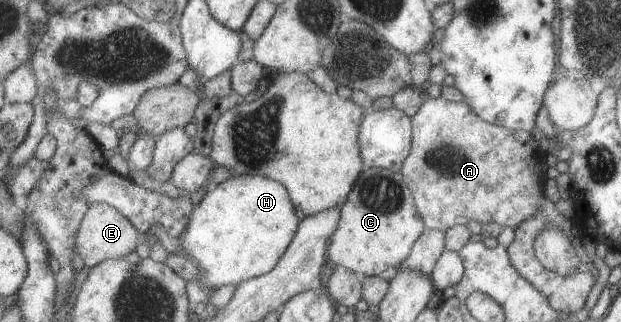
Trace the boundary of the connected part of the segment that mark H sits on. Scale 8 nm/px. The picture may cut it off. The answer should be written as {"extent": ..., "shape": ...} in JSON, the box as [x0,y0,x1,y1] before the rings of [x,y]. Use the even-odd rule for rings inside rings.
{"extent":[165,174,301,289],"shape":[[[232,174],[226,181],[211,187],[195,206],[187,232],[179,239],[179,249],[182,251],[170,254],[165,264],[173,267],[185,280],[198,279],[209,289],[221,288],[226,284],[237,287],[243,281],[271,272],[279,264],[294,241],[301,221],[295,212],[290,190],[287,190],[282,182],[261,175]]]}

